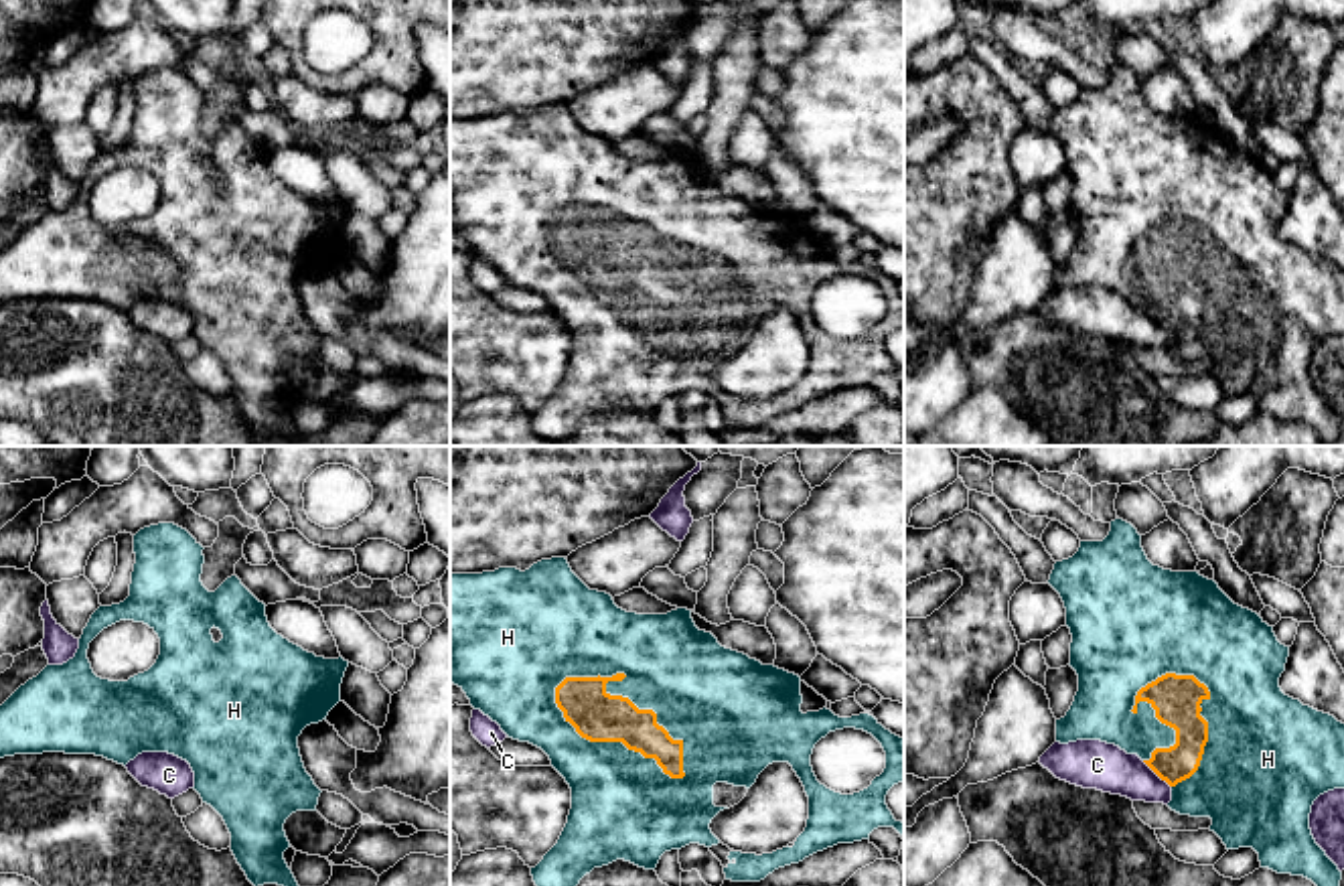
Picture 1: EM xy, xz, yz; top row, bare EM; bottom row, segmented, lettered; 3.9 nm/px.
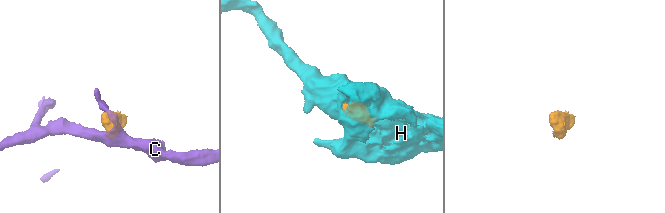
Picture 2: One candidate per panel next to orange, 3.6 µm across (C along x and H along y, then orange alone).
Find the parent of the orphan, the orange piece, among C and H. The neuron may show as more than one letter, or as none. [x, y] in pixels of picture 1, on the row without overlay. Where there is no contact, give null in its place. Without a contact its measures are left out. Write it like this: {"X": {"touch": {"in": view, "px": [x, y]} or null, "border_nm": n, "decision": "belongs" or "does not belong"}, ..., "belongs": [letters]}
{"C": {"touch": {"in": "yz", "px": [1156, 319]}, "border_nm": 160, "decision": "does not belong"}, "H": {"touch": {"in": "xz", "px": [611, 286]}, "border_nm": 650, "decision": "belongs"}, "belongs": ["H"]}

